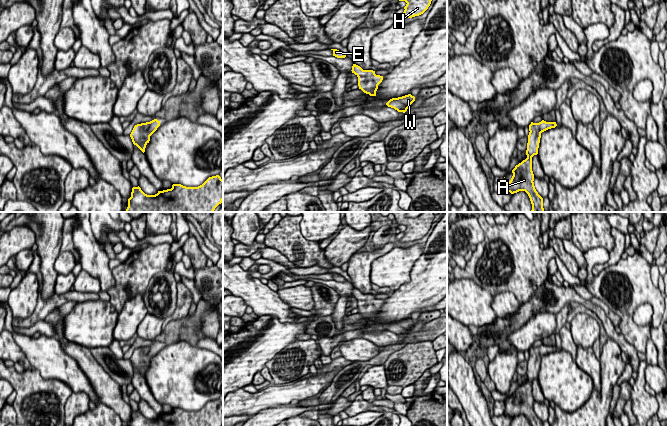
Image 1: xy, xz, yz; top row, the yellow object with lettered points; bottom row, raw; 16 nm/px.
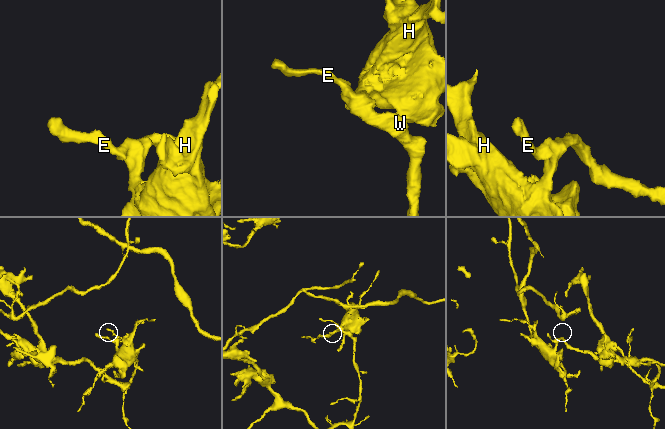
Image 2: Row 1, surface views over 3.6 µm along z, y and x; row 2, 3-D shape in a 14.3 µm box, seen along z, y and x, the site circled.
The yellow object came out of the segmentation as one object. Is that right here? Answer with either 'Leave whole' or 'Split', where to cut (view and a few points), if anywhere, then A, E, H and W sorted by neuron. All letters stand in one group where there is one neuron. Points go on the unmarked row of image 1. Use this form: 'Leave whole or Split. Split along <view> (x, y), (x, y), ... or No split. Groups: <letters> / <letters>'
Leave whole. No split. Groups: A E H W

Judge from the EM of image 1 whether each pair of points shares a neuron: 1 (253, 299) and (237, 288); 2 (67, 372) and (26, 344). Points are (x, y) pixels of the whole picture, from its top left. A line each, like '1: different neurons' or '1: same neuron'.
1: same neuron
2: same neuron

